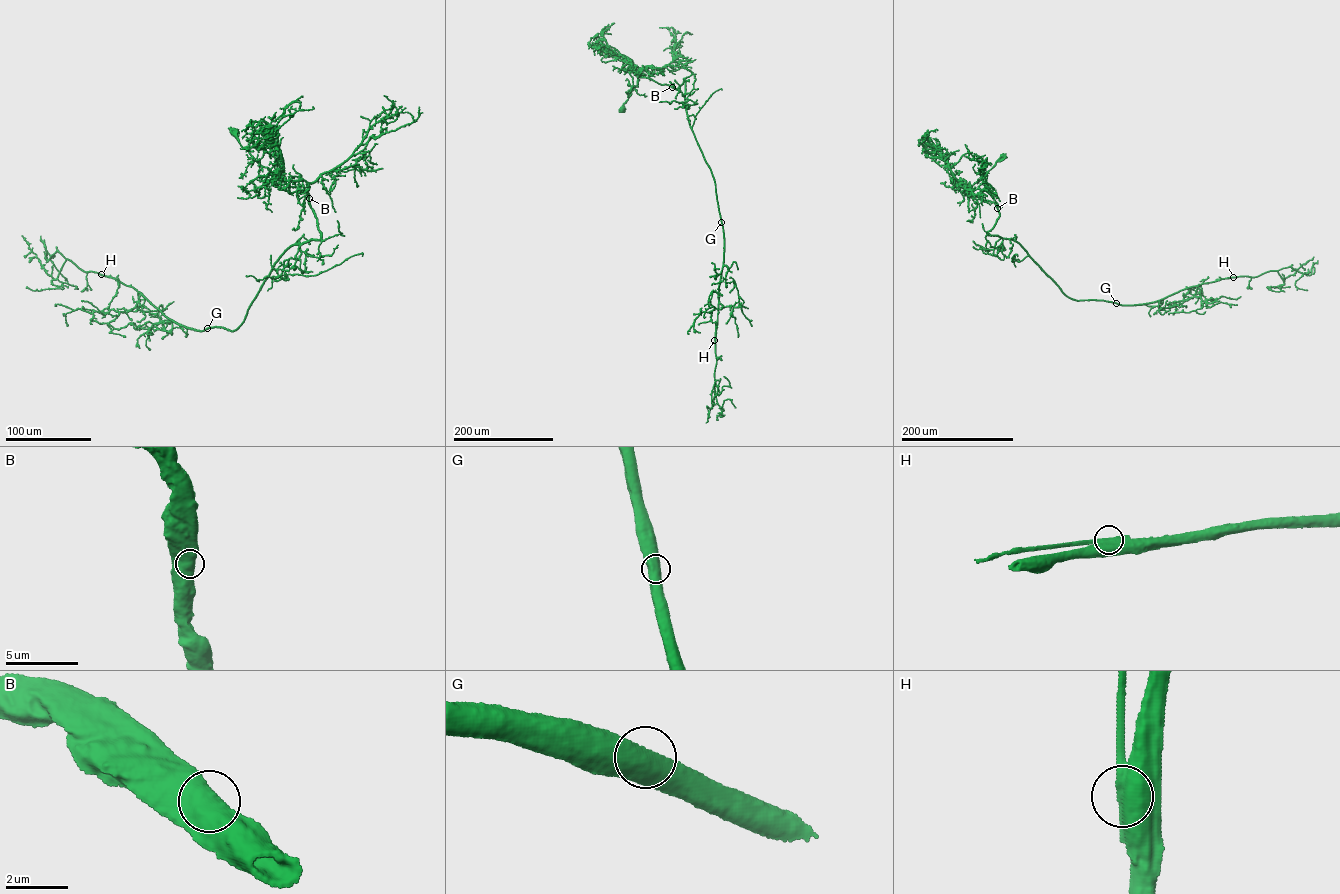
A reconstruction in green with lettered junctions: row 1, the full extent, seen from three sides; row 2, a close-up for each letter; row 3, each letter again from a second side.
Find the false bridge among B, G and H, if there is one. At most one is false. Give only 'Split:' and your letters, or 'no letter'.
Split: H

